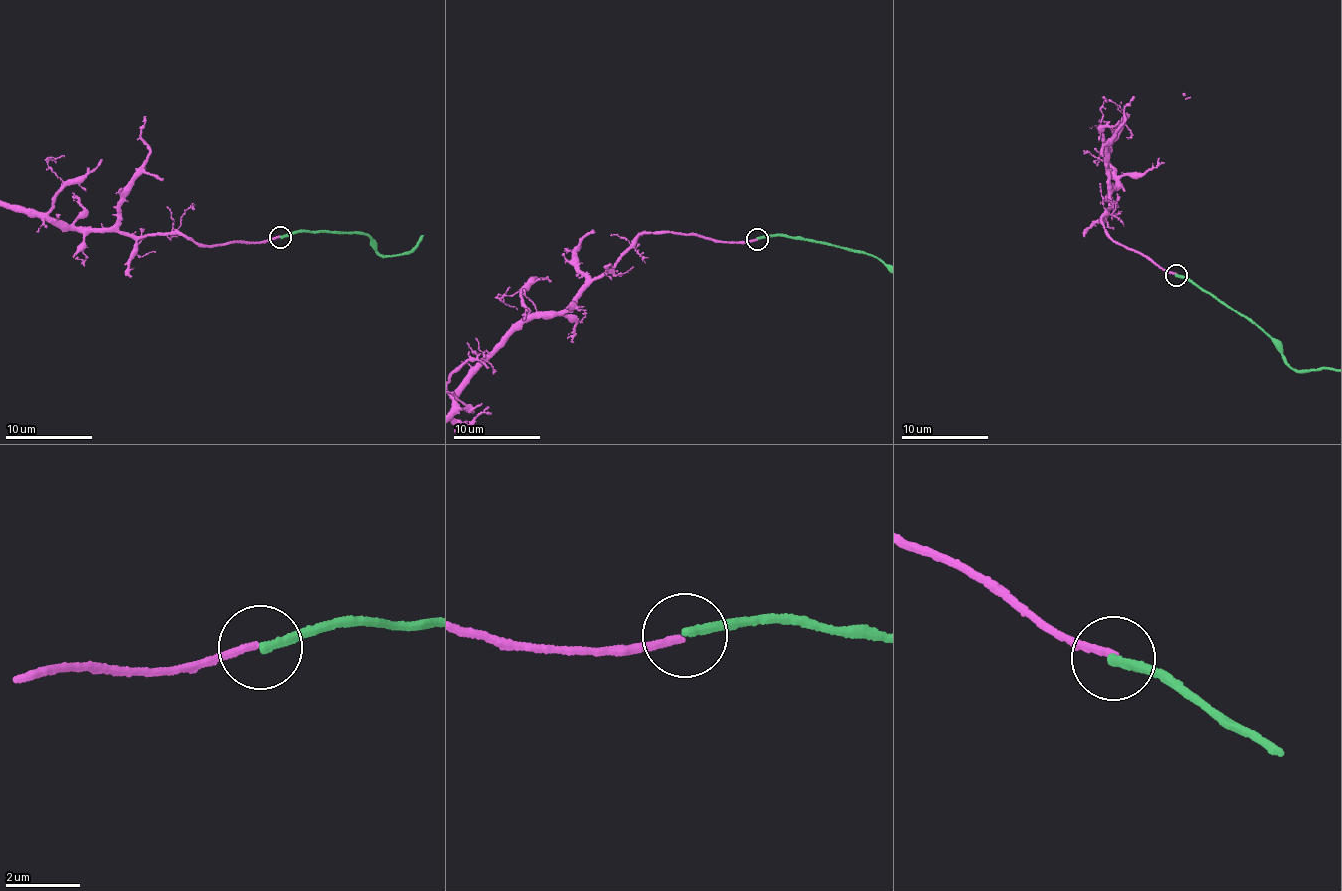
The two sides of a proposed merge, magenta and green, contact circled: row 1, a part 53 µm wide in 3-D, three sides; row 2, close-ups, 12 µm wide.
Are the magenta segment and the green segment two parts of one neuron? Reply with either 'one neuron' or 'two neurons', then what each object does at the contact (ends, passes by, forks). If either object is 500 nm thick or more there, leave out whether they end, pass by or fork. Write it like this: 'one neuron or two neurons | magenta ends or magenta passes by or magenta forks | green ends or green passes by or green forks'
two neurons | magenta ends | green ends

